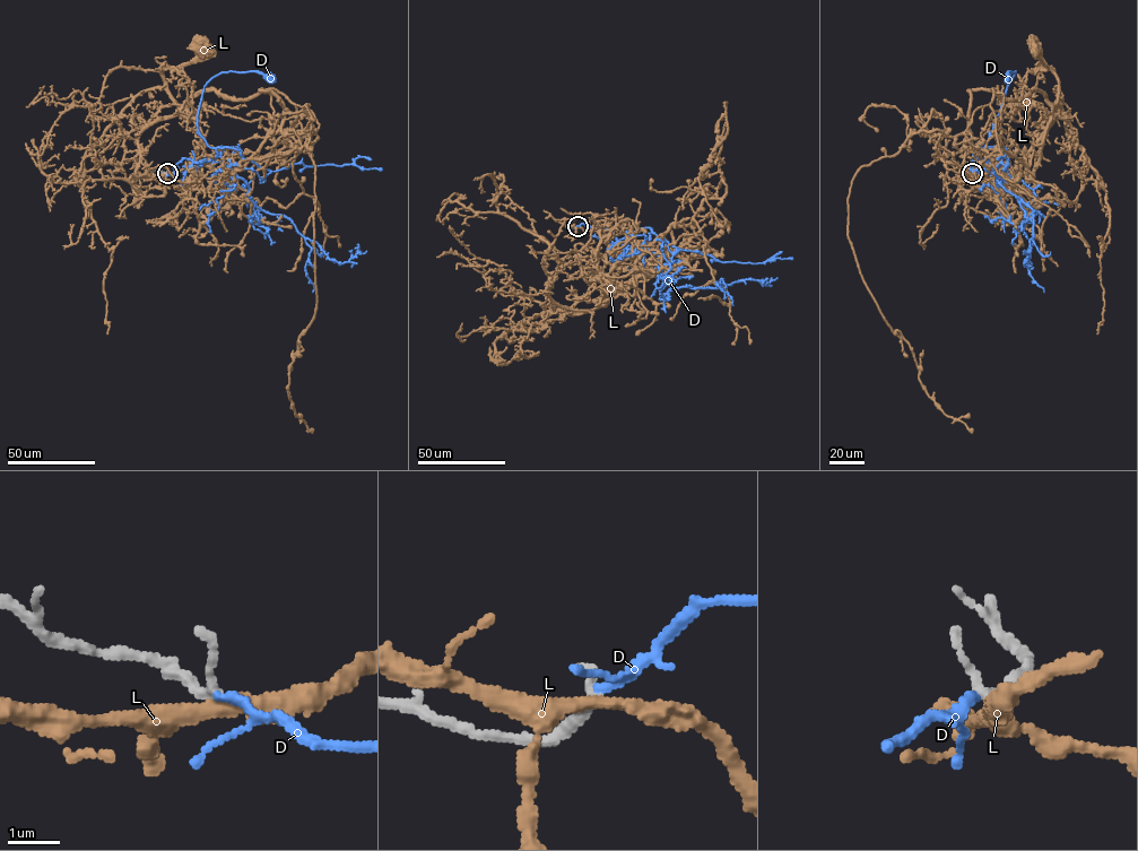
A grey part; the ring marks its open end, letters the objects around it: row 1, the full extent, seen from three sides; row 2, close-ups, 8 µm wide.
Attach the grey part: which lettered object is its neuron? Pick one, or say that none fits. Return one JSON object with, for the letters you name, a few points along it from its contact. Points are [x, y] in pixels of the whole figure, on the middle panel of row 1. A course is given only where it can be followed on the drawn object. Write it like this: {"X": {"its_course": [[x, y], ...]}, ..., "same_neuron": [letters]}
{"D": {"its_course": [[578, 226], [584, 223], [611, 228], [623, 243], [627, 237], [608, 248], [622, 267], [644, 270], [682, 262]]}, "same_neuron": ["D"]}

